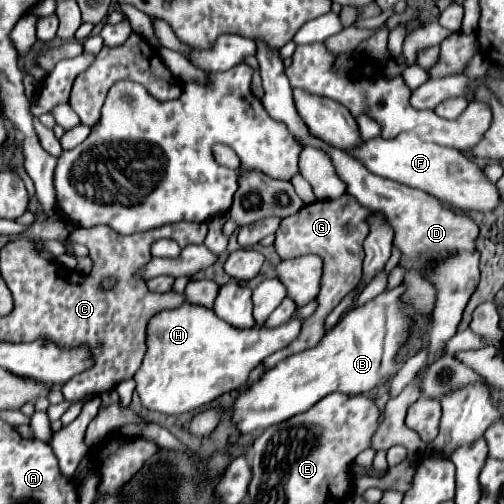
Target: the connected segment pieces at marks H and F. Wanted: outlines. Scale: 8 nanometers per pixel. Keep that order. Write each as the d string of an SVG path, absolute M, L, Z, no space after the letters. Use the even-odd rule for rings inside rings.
M184 303L176 309L166 309L156 317L152 317L148 323L148 351L144 355L140 369L134 375L136 393L140 395L142 405L150 411L158 411L164 415L182 415L188 411L196 411L212 403L220 395L246 385L250 371L258 367L264 357L272 355L274 351L286 347L292 339L296 339L300 333L300 327L302 327L302 321L294 317L288 323L274 329L264 329L264 327L236 329L224 323L222 319L218 319L212 309L206 309L200 305Z
M404 133L396 139L384 139L374 137L368 141L362 141L356 149L344 149L350 157L360 161L370 173L392 179L396 183L402 183L406 187L414 187L420 191L426 191L428 195L434 195L442 203L448 203L458 209L474 209L474 211L492 211L500 203L500 191L494 183L490 183L464 153L440 147L436 143L426 143L418 135Z

